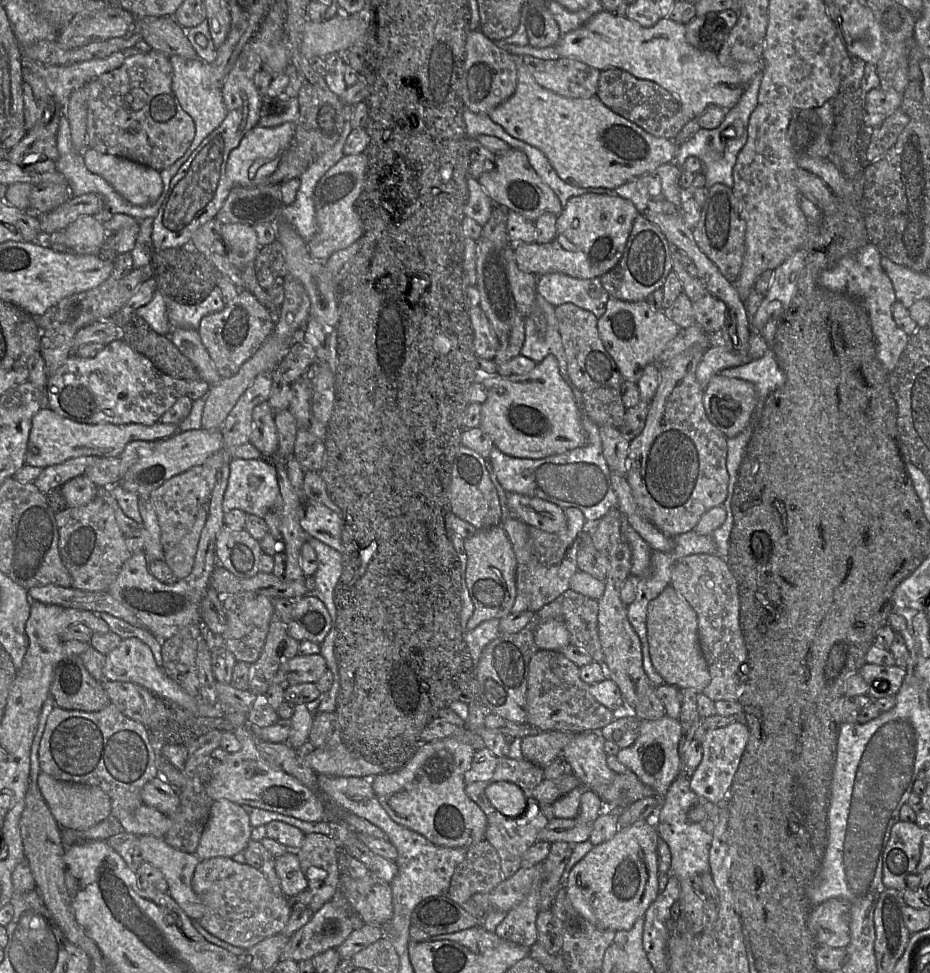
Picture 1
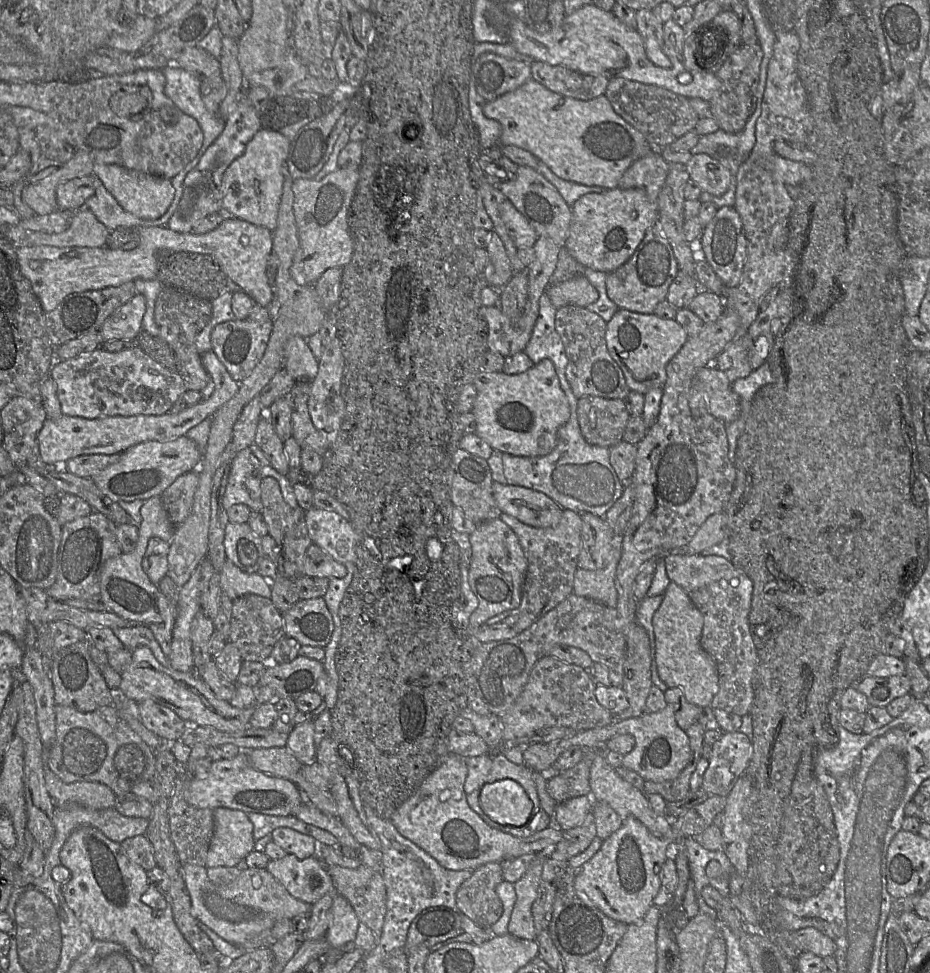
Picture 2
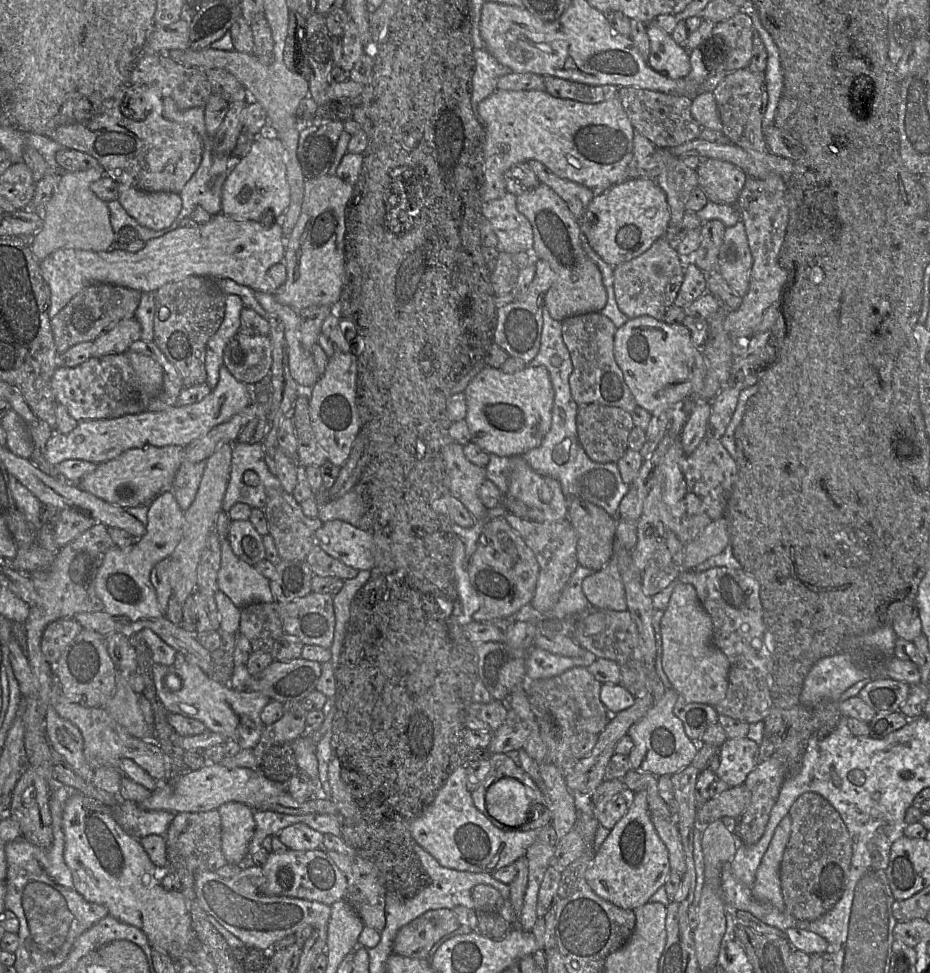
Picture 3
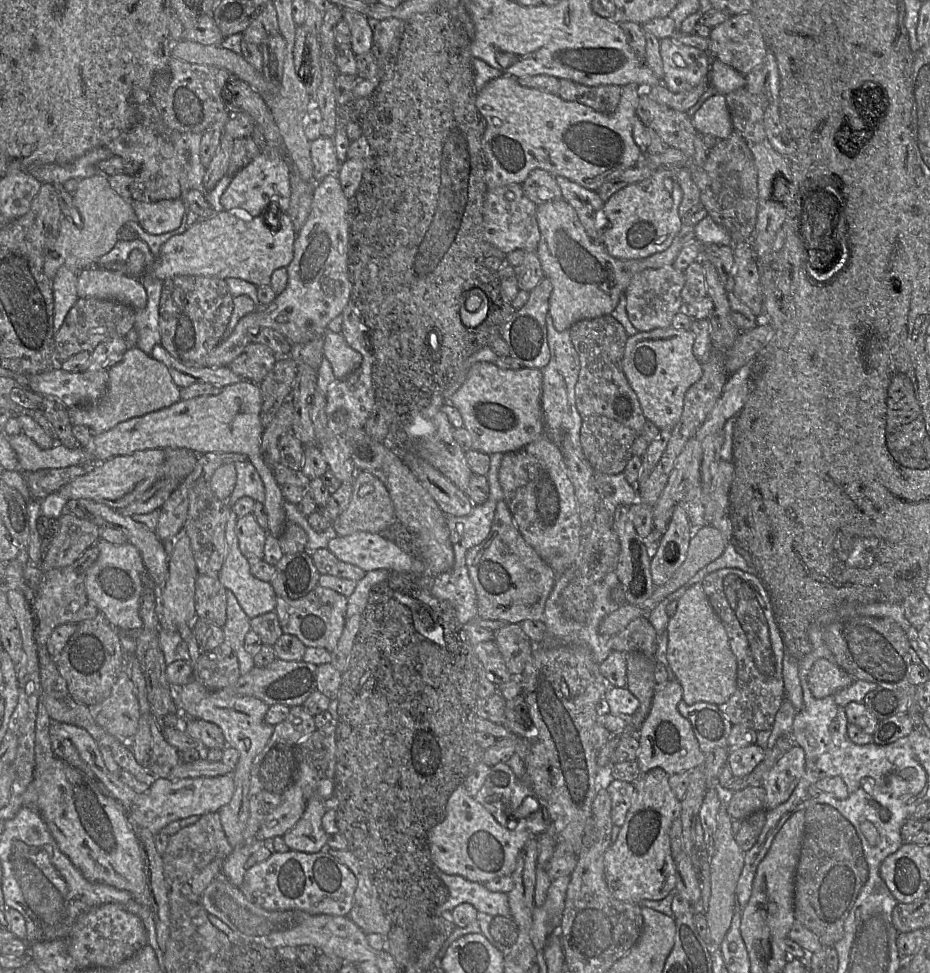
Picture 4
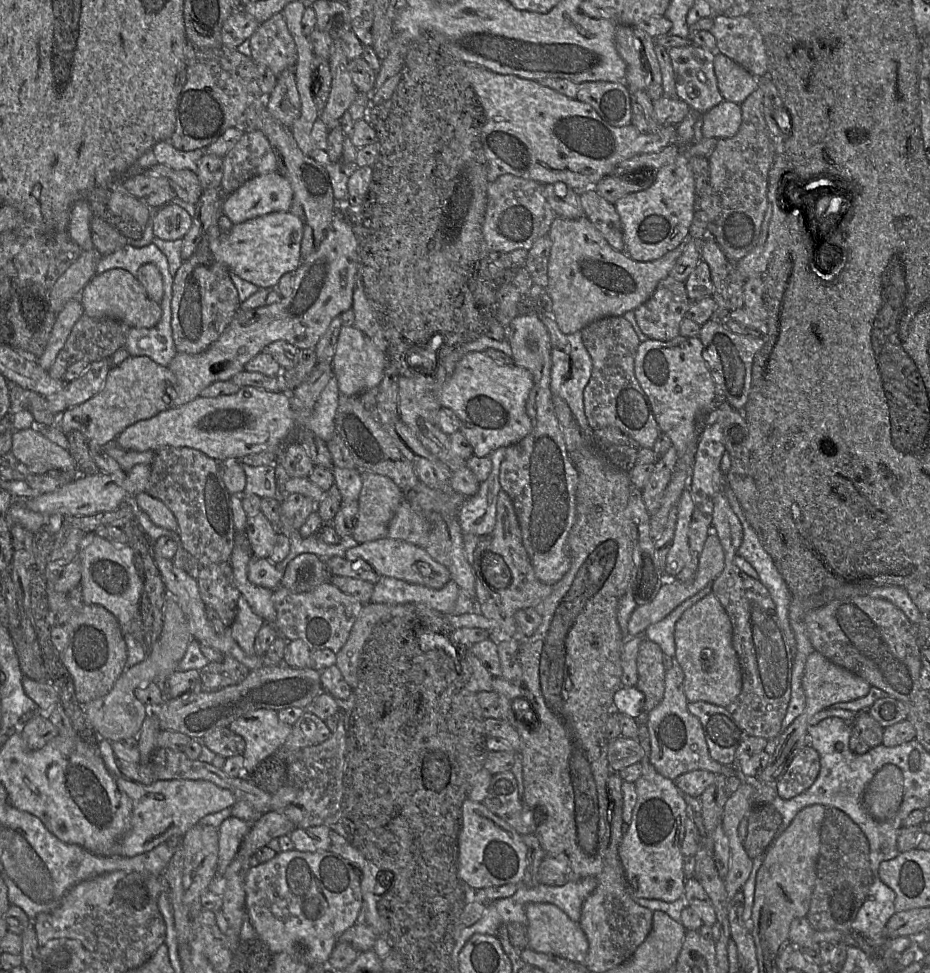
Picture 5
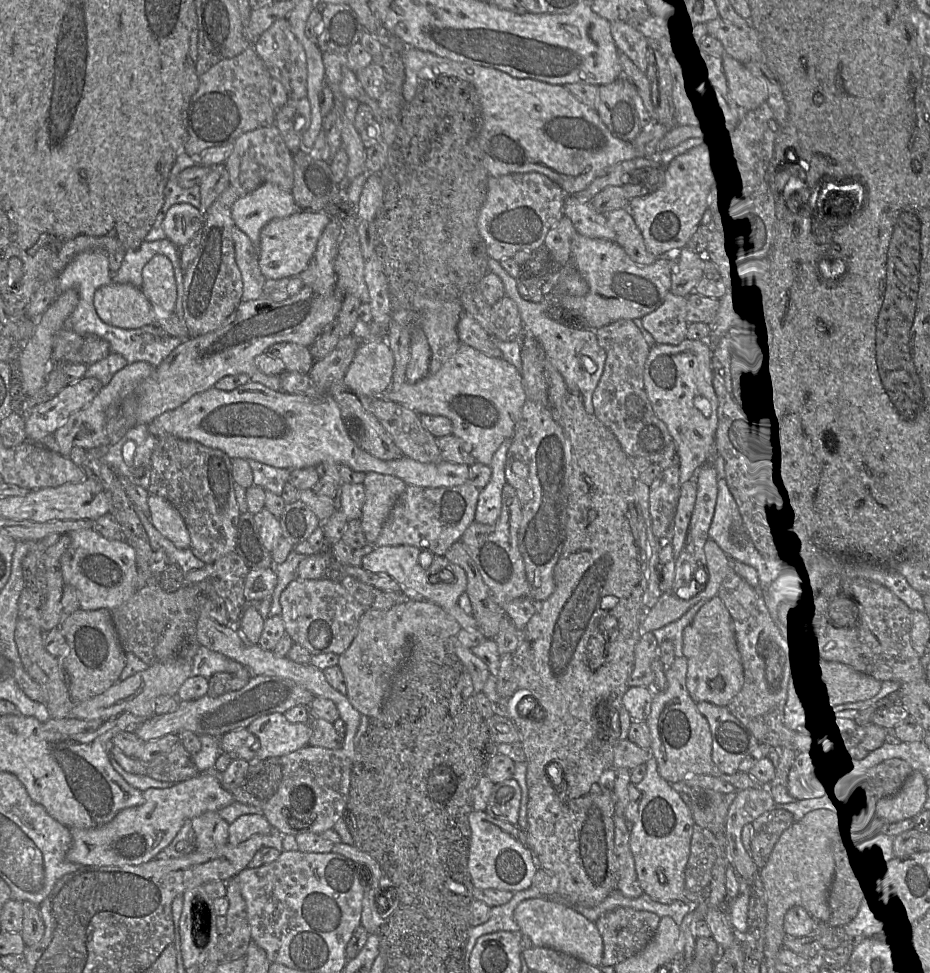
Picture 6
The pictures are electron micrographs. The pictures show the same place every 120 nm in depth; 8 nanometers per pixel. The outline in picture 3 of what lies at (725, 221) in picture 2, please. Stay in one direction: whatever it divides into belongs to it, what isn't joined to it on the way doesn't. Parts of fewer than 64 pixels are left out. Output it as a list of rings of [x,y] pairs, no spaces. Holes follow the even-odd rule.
[[[741,221],[725,227],[718,254],[718,272],[737,295],[743,298],[749,289],[752,255]]]

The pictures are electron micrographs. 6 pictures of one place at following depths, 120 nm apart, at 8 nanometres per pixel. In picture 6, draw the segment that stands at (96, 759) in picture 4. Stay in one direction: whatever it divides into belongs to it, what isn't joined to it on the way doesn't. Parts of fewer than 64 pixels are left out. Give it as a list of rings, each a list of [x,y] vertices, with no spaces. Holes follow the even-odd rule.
[[[202,772],[169,788],[150,788],[143,791],[143,797],[143,804],[121,810],[102,826],[70,829],[72,844],[67,859],[86,867],[138,865],[151,861],[173,841],[187,820],[208,811],[219,811],[235,800],[222,787],[219,775],[212,772]]]

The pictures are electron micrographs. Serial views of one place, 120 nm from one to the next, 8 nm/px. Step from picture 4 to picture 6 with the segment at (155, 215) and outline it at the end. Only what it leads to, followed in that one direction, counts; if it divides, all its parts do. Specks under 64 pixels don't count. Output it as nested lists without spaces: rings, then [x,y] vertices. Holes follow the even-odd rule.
[[[175,204],[168,209],[162,228],[166,239],[179,249],[187,245],[205,225],[205,214],[190,204]]]

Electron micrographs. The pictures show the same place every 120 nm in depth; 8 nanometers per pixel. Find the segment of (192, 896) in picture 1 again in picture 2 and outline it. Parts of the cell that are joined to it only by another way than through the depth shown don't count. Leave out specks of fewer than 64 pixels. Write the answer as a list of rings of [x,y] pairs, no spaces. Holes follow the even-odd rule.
[[[183,862],[182,868],[195,918],[224,940],[236,945],[242,946],[280,920],[309,914],[311,909],[312,904],[294,898],[266,868],[242,869],[240,875],[227,885],[210,881],[205,866]]]

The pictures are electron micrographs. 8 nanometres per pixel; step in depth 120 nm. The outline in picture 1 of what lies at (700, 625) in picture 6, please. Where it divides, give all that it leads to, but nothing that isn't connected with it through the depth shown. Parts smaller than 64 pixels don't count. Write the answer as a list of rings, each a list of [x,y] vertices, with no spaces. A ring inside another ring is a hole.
[[[672,585],[666,587],[657,598],[648,604],[647,636],[652,663],[666,684],[676,686],[679,689],[689,688],[697,693],[701,693],[708,686],[710,673],[699,646],[697,615],[689,603],[676,592]]]

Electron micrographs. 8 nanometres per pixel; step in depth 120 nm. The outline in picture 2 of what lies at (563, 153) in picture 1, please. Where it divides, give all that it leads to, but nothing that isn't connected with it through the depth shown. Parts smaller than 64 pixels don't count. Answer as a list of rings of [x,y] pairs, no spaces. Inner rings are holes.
[[[532,78],[517,89],[486,102],[483,113],[487,118],[498,121],[502,126],[497,146],[514,145],[523,148],[545,163],[558,177],[586,186],[600,186],[605,189],[618,187],[627,168],[634,161],[649,153],[659,152],[666,162],[684,165],[692,157],[689,151],[673,152],[668,147],[661,149],[652,147],[641,132],[614,111],[605,95],[590,100],[579,100],[555,93]]]

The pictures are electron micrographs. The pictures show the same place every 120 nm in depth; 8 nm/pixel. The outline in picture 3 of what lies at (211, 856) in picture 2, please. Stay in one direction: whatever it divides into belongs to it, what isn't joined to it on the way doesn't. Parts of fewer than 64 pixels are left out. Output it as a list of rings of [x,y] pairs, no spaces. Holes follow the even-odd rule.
[[[227,802],[217,809],[221,820],[221,848],[227,864],[238,865],[248,853],[255,822],[249,806]]]

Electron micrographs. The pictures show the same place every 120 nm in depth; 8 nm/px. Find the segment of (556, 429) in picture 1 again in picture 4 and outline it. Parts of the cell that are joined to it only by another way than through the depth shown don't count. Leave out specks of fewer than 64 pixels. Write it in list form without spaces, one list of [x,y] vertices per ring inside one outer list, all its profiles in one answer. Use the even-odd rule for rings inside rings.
[[[477,362],[468,371],[463,385],[449,398],[461,413],[464,428],[472,439],[472,449],[488,455],[519,450],[545,431],[541,405],[541,369],[521,367],[507,370],[494,363]]]

